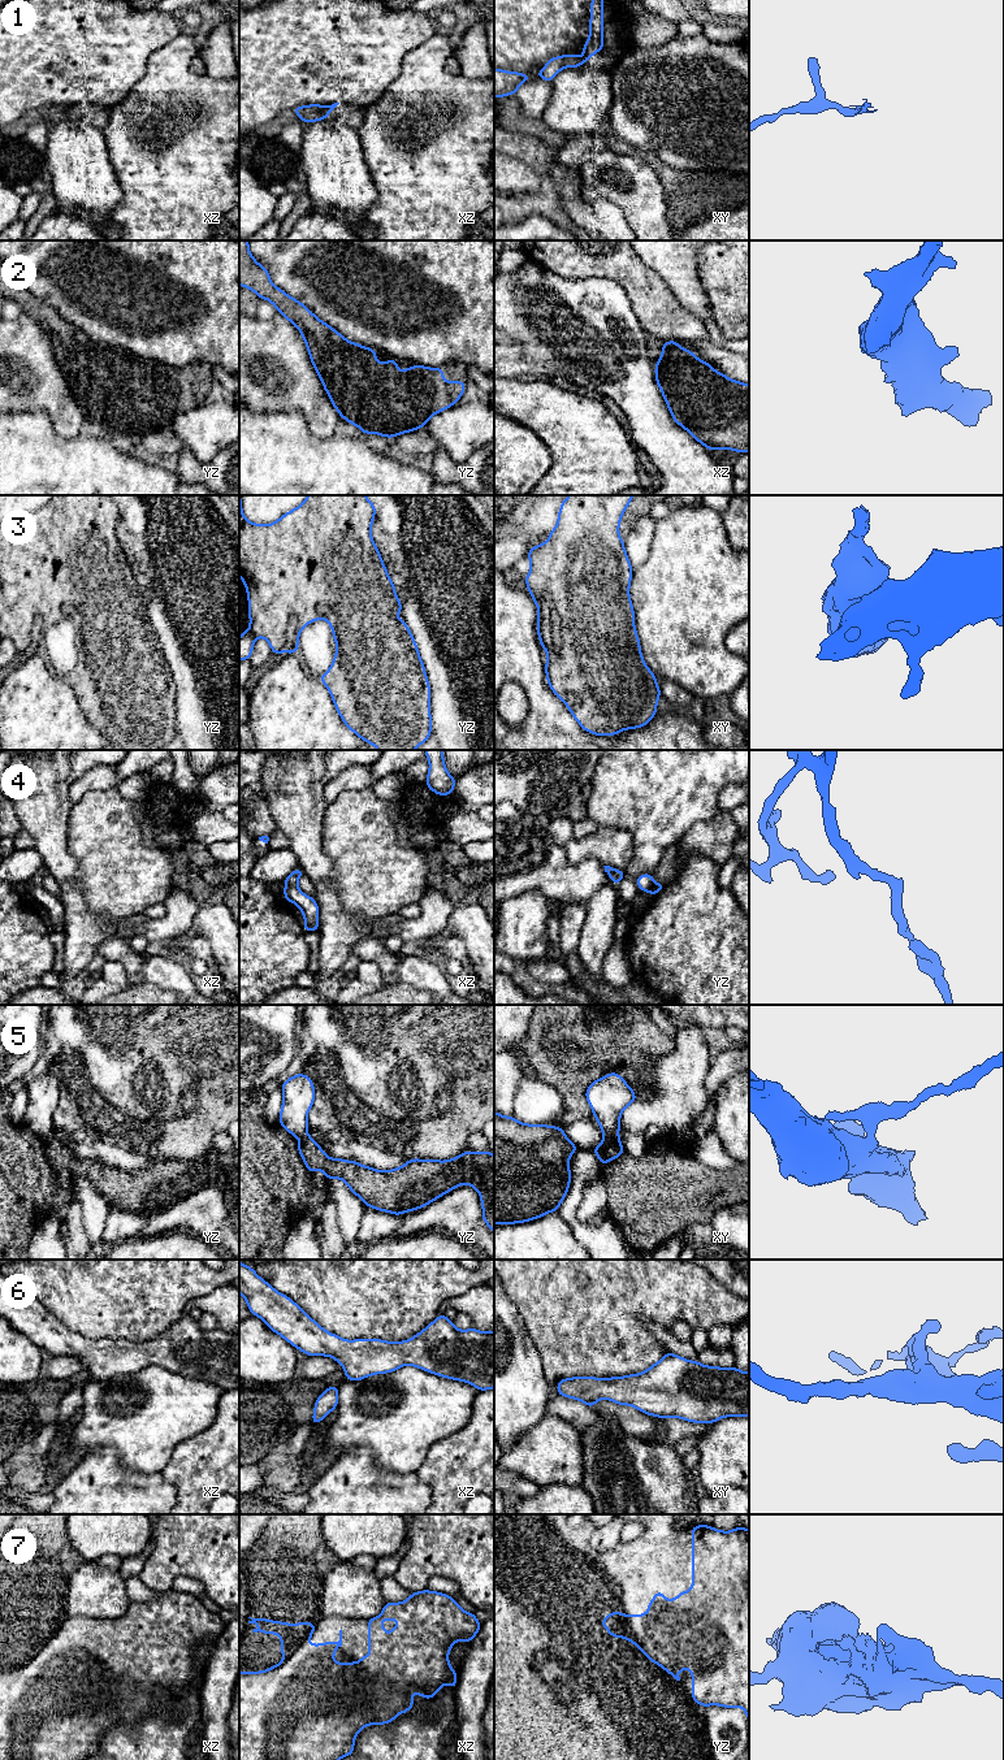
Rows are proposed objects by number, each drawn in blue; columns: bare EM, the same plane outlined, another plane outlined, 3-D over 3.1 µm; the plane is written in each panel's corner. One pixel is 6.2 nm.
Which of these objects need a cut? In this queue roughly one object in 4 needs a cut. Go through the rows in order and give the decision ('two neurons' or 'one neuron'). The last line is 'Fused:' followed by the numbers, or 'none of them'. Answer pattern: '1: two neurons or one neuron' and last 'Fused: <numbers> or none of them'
1: two neurons
2: one neuron
3: one neuron
4: one neuron
5: two neurons
6: one neuron
7: two neurons
Fused: 1, 5, 7

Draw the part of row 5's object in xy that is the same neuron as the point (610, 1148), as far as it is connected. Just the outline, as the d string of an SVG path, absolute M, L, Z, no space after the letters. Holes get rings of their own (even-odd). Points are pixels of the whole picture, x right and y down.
M603 1136L603 1141L592 1150L600 1158L601 1166L618 1158L626 1152L619 1137L611 1136Z

